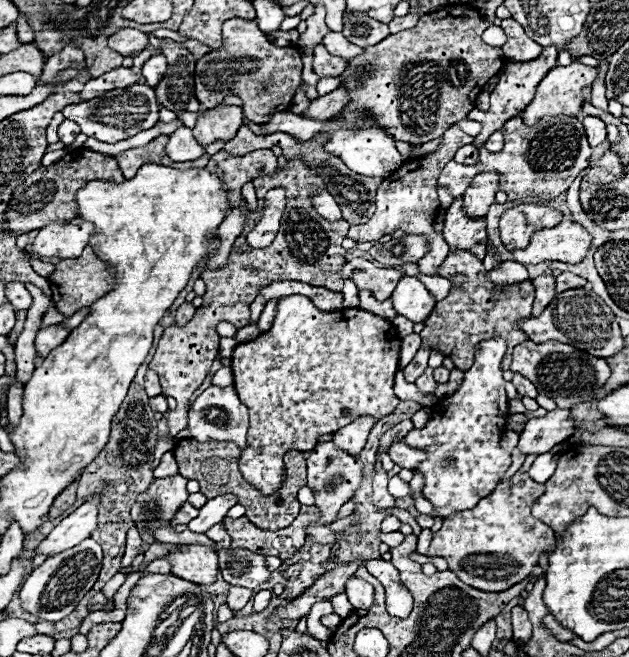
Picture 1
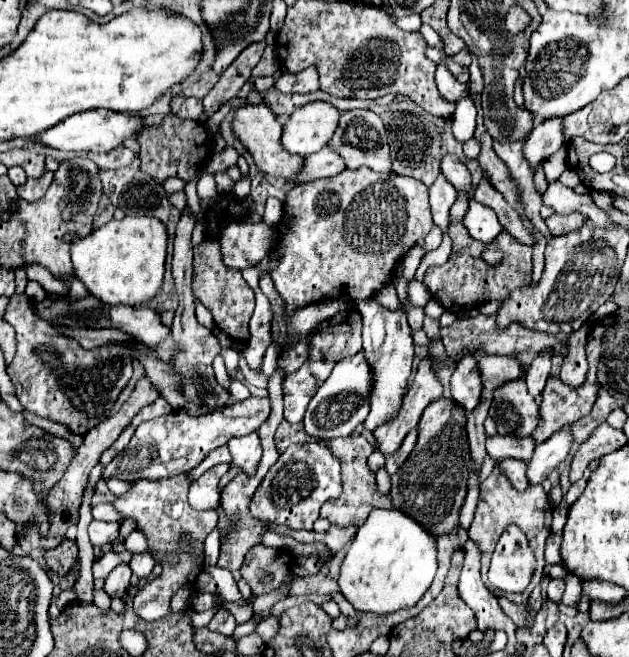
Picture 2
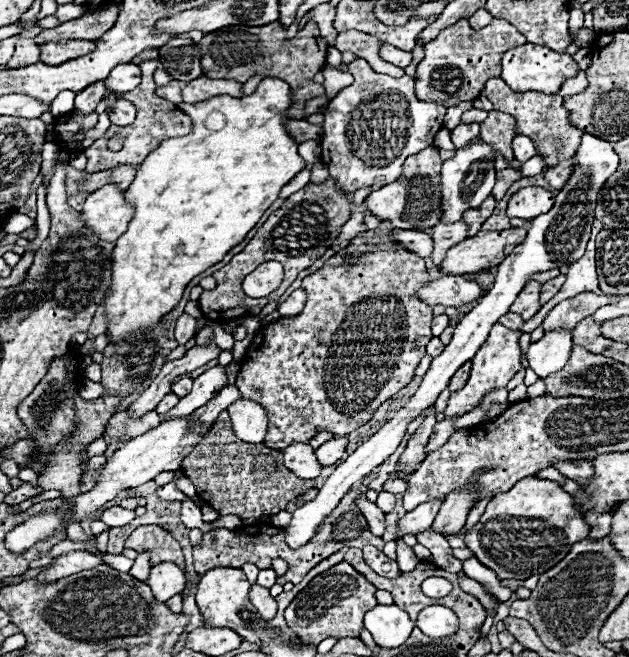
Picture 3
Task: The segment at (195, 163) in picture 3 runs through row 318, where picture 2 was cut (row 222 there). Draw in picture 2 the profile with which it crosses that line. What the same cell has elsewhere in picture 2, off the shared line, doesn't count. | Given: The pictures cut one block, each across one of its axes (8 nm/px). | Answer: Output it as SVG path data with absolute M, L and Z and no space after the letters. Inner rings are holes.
M126 216L122 220L110 220L108 224L90 232L86 238L72 242L70 254L72 254L72 266L76 278L82 280L82 284L92 296L96 296L106 304L138 306L142 302L152 300L162 286L166 246L168 246L168 232L160 220L154 220L150 216Z

